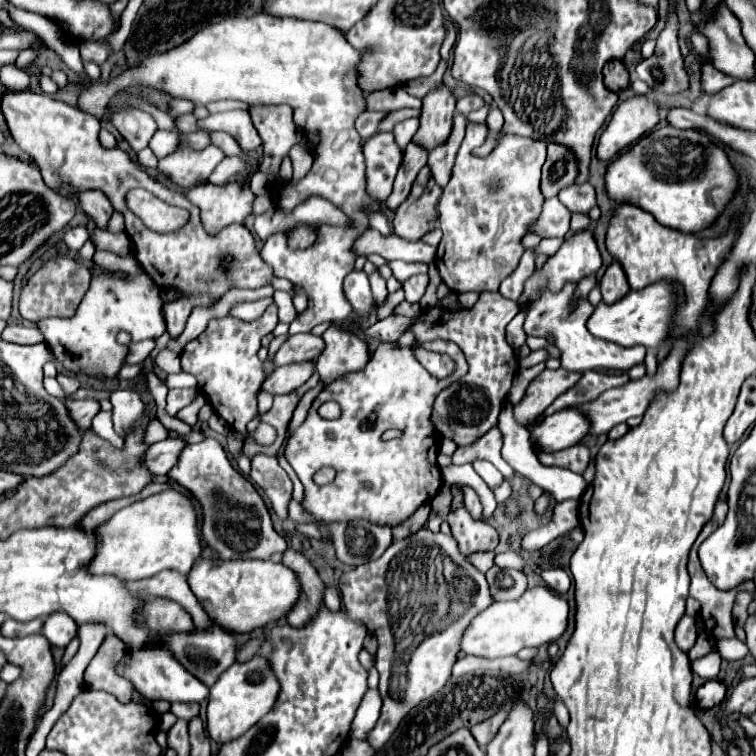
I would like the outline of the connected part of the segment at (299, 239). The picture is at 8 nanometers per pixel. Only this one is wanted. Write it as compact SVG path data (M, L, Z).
M302 227L294 229L288 233L288 247L290 249L308 249L316 241L316 231L312 227Z

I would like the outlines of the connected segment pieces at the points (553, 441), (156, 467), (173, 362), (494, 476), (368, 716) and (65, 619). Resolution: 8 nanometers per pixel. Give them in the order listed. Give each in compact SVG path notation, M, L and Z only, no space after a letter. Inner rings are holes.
M562 409L536 423L530 431L530 441L538 451L554 453L576 445L584 439L584 431L588 431L588 419L576 409Z
M164 439L148 447L142 455L142 465L152 475L166 475L170 471L172 463L176 461L176 455L180 455L180 447L184 447L184 441L180 439Z
M168 347L166 349L162 349L158 355L156 355L156 365L164 371L164 373L180 373L180 359L178 359L178 355L174 353L174 351L170 351Z
M474 461L472 467L474 467L474 471L488 483L488 487L494 487L494 485L498 485L498 483L504 479L502 473L500 473L492 463L480 463L480 461Z
M368 689L368 693L364 695L364 699L356 711L356 717L352 721L350 735L356 739L366 739L368 731L372 731L372 727L376 725L380 707L382 707L382 699L380 699L378 689Z
M62 611L48 615L42 625L42 635L50 641L50 645L62 649L72 641L72 637L76 637L76 633L78 633L78 625L70 615L64 615Z

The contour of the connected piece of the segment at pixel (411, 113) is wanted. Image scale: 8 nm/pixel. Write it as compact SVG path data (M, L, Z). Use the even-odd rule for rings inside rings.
M416 109L390 111L390 113L382 119L382 123L378 125L378 131L392 131L396 123L400 123L400 121L404 121L404 119L408 119L408 117L418 117L418 115L420 115L420 111L416 111Z

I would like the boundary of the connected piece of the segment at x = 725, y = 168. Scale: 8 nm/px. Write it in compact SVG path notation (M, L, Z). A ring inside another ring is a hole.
M670 125L640 137L628 151L618 155L608 165L604 181L606 181L606 193L612 201L636 205L636 207L652 213L658 223L684 231L684 233L696 233L696 231L702 231L704 227L708 227L710 223L714 223L718 213L722 213L722 209L730 201L734 187L738 183L736 173L734 173L726 153L720 147L712 145L708 135L704 135L700 131L692 131L692 129L688 129L688 131L674 129Z

